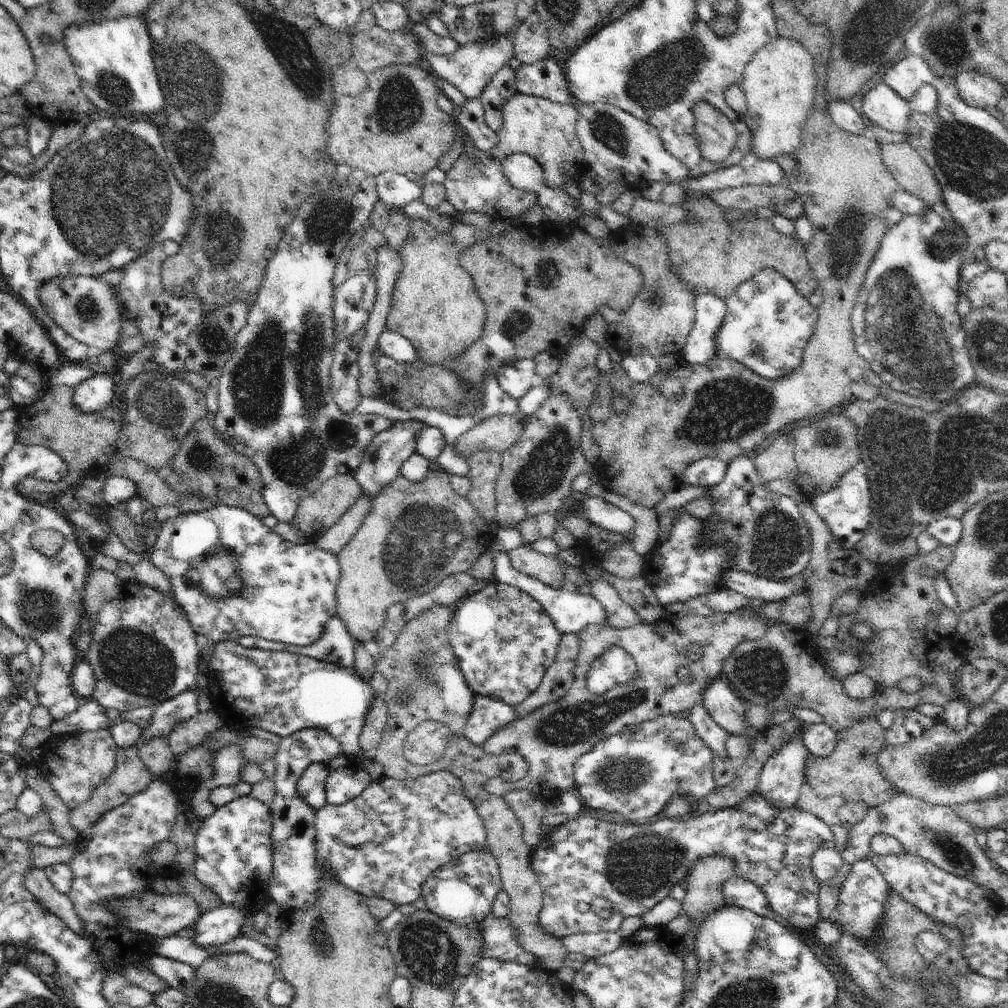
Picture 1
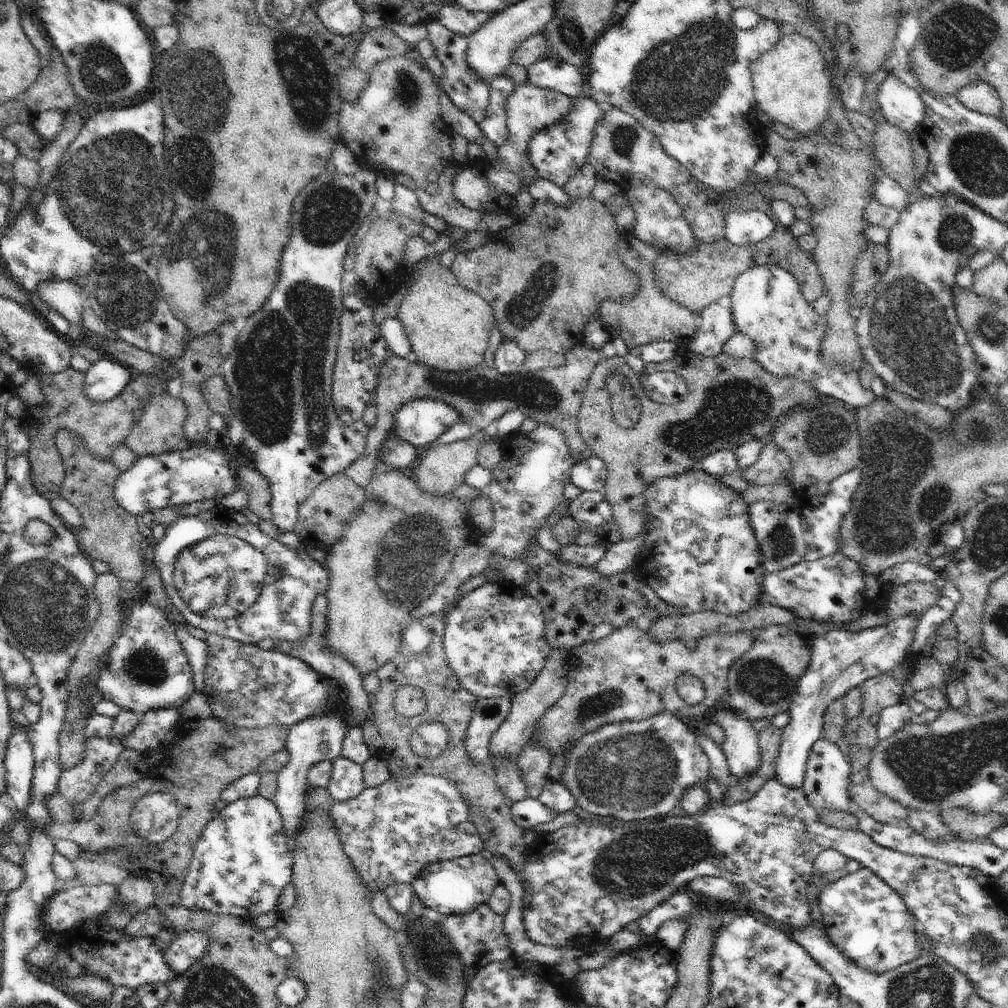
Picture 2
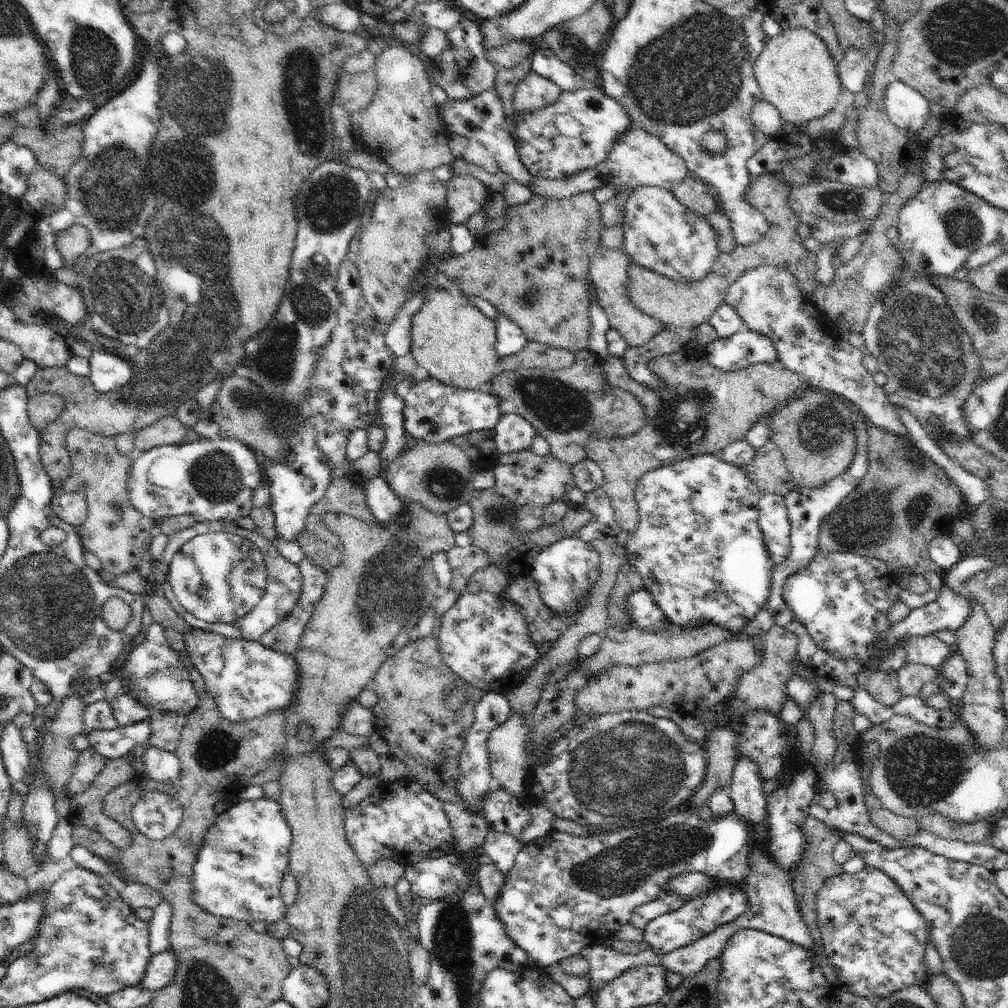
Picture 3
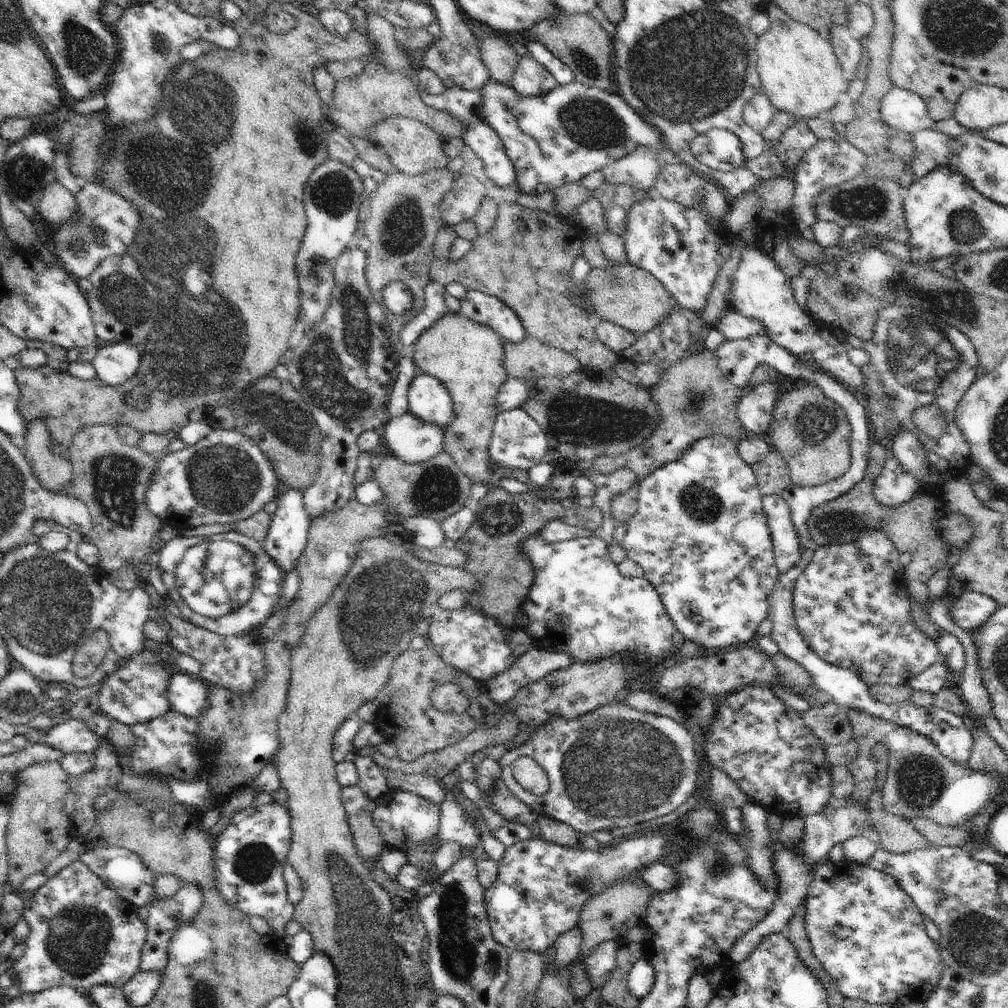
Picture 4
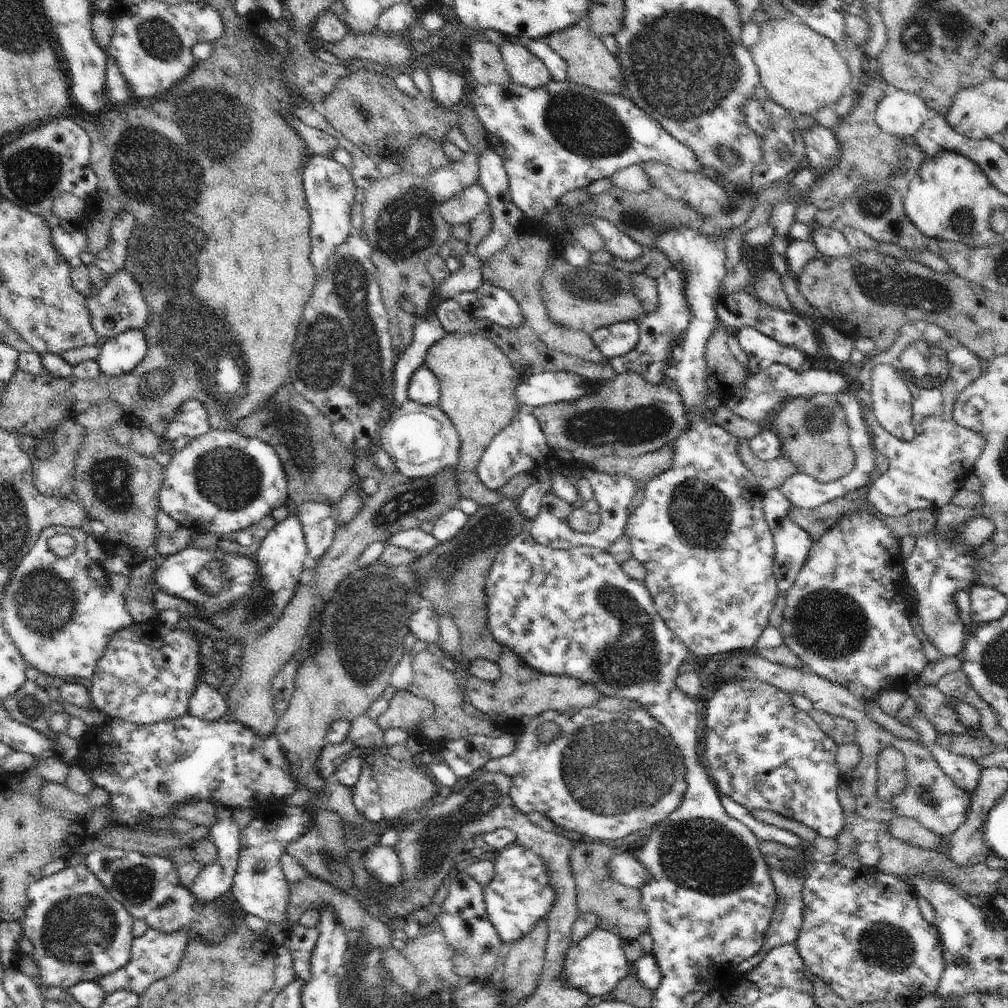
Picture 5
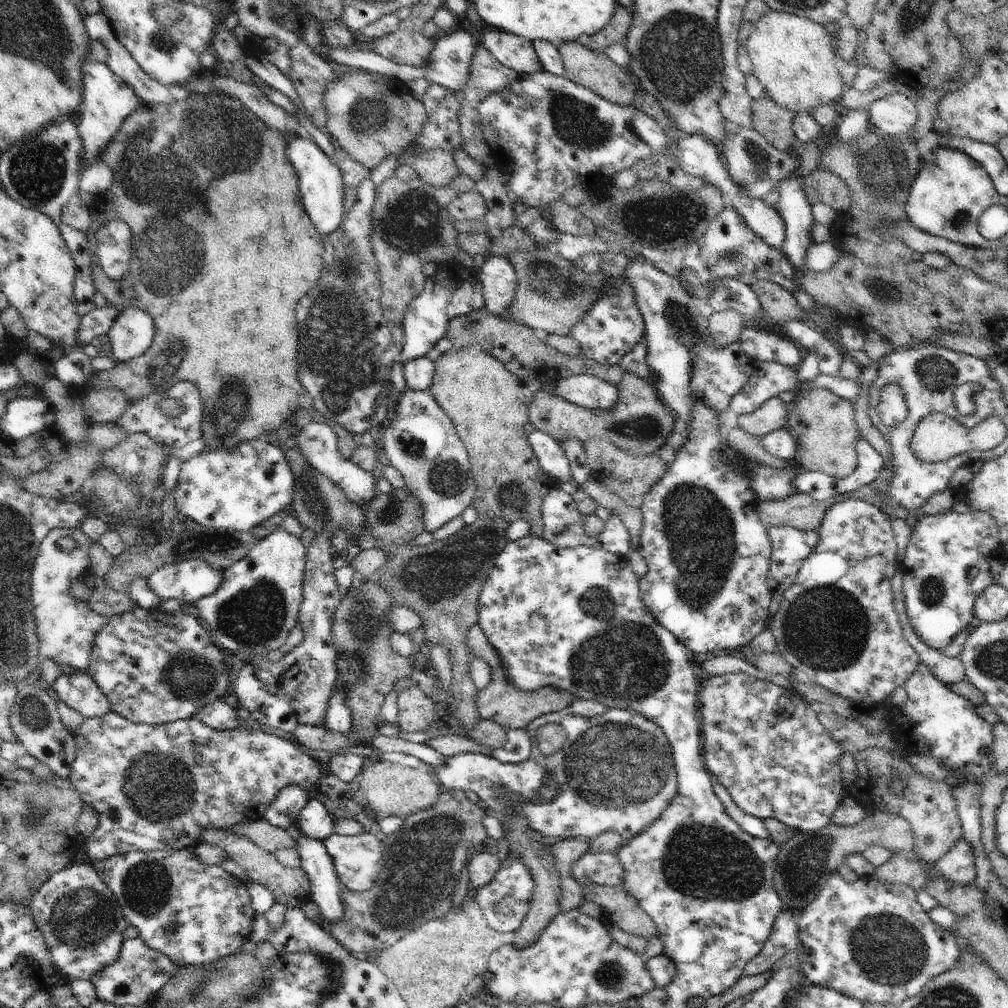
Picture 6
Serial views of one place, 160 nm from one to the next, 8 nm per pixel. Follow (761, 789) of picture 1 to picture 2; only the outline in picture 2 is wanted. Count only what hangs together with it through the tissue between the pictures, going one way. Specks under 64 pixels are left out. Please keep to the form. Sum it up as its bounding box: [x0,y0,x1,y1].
[774,613,920,788]

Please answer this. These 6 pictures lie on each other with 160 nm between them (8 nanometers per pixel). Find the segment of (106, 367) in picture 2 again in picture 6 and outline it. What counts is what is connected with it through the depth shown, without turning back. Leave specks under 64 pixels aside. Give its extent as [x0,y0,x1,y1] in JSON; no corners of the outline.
[107,307,156,361]

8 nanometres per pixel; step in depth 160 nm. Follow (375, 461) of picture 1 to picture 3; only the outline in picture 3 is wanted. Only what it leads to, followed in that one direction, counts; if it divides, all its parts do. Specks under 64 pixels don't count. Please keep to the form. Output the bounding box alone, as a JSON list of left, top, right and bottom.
[403,377,502,443]

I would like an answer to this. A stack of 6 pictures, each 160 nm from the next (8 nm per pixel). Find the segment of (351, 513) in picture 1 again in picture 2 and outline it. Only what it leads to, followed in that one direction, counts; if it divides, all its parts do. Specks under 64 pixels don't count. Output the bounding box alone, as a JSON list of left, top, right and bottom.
[345,344,602,486]

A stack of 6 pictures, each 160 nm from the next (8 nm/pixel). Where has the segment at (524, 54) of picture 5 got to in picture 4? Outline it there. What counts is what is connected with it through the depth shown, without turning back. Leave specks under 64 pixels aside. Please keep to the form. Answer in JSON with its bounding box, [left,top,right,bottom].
[510,55,558,97]

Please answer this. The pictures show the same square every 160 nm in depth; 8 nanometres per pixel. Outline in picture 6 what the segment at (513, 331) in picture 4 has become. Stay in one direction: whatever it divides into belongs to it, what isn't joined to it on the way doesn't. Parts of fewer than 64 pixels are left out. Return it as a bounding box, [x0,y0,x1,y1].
[479,255,517,316]

